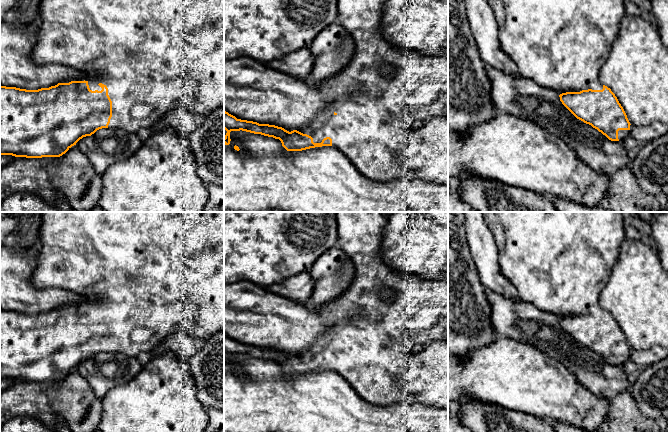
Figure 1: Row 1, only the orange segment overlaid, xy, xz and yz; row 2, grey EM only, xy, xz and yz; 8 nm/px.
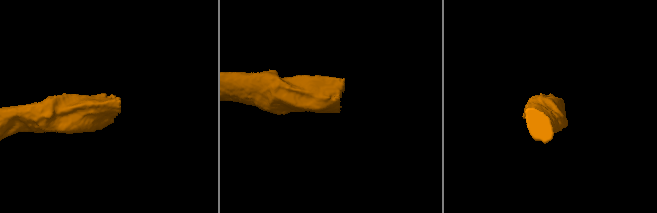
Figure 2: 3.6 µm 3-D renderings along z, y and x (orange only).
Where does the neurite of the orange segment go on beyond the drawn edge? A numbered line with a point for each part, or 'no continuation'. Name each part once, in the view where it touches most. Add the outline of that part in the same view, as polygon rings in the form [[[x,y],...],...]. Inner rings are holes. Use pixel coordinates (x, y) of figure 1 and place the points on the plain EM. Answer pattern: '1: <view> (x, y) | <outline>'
1: xz (389, 352) | [[[336,212],[337,242],[336,247],[345,252],[354,263],[356,274],[351,286],[340,297],[326,302],[315,309],[306,304],[300,304],[281,295],[271,293],[264,287],[250,281],[224,283],[224,334],[237,343],[269,348],[282,351],[291,356],[297,354],[313,362],[314,367],[321,367],[326,361],[332,363],[332,371],[341,375],[365,401],[375,405],[390,405],[393,403],[420,403],[428,407],[448,408],[448,276],[427,280],[414,274],[395,272],[390,269],[380,256],[383,229],[388,219],[382,212]],[[384,289],[395,292],[394,300],[388,302],[380,296]]]

